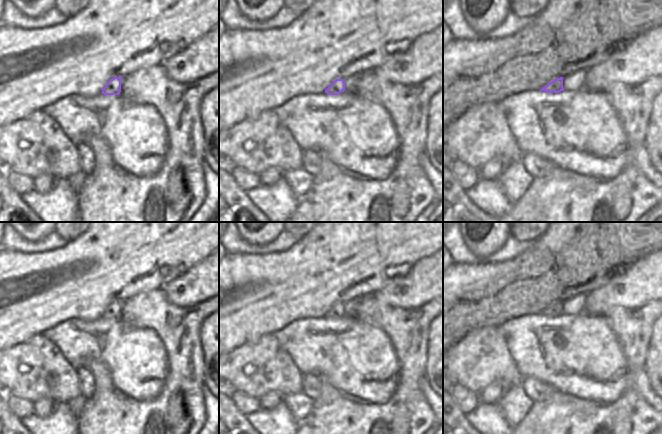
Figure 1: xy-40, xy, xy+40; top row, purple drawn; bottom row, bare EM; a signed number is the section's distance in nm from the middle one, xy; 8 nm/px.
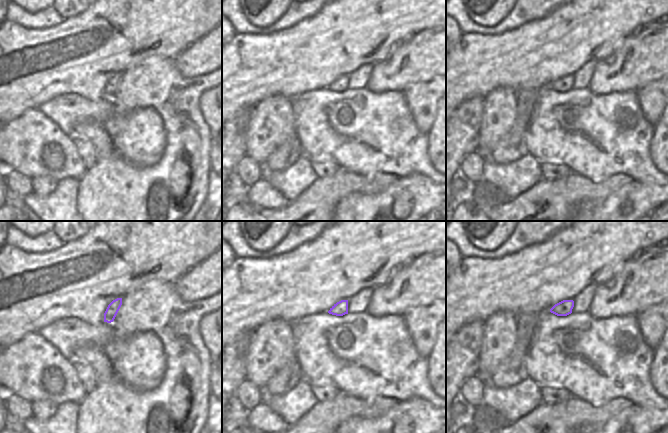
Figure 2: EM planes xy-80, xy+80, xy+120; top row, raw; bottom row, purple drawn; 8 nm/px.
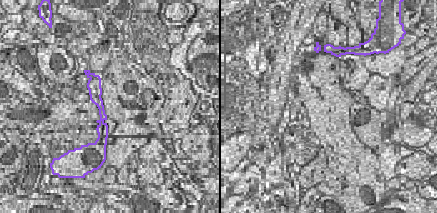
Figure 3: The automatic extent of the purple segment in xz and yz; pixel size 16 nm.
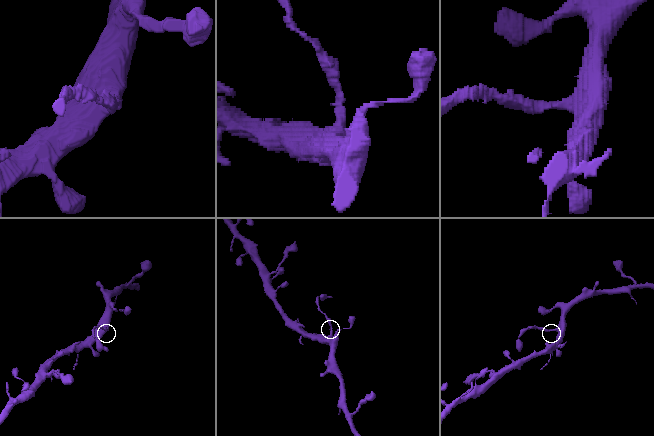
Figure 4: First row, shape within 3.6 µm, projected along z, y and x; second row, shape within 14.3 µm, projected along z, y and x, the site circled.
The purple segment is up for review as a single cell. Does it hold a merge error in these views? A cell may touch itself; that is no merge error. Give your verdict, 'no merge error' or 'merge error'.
merge error

